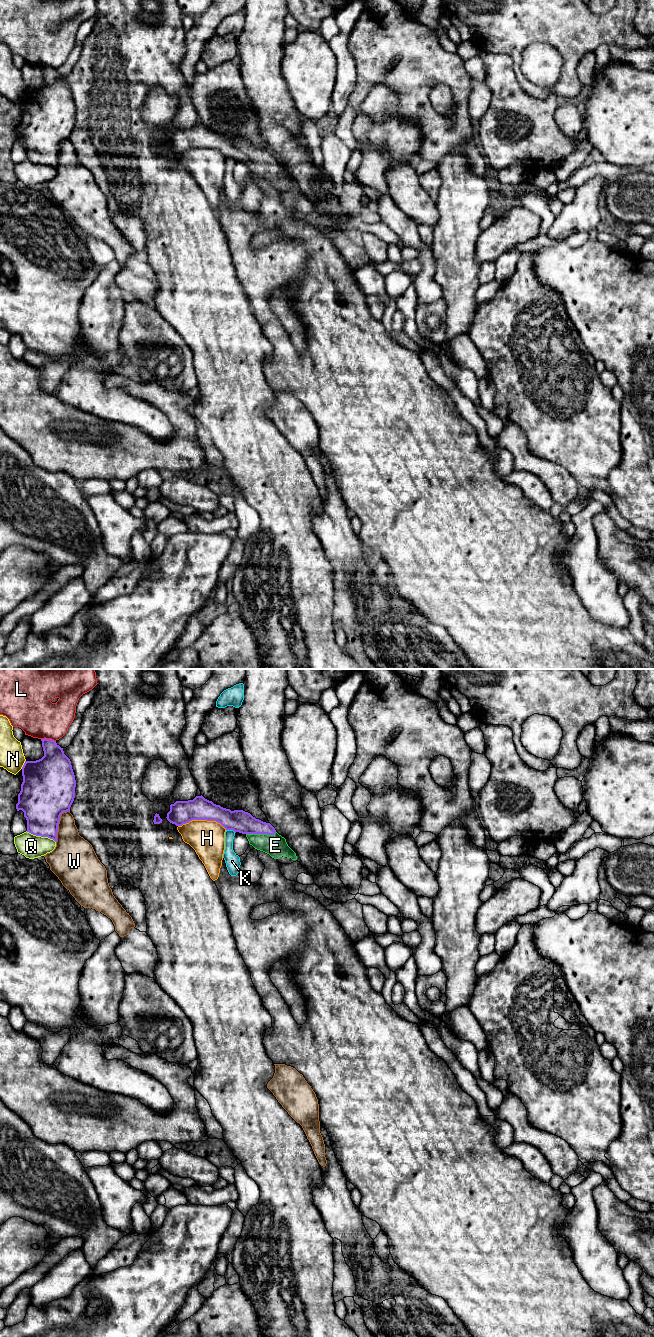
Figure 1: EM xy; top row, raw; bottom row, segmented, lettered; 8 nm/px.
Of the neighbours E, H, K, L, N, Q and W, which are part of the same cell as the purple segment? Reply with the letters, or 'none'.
E

